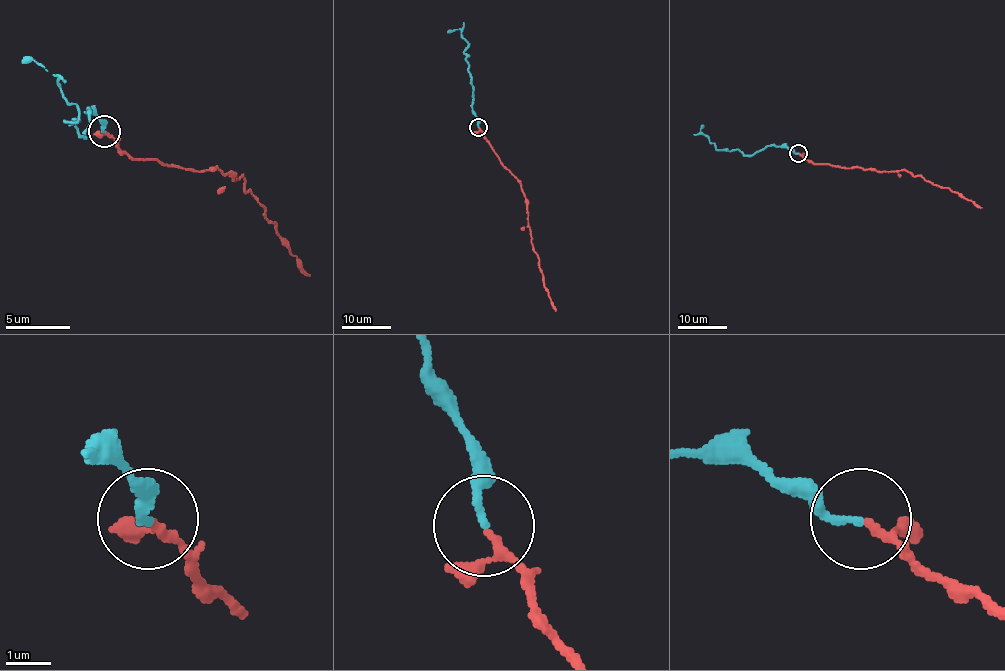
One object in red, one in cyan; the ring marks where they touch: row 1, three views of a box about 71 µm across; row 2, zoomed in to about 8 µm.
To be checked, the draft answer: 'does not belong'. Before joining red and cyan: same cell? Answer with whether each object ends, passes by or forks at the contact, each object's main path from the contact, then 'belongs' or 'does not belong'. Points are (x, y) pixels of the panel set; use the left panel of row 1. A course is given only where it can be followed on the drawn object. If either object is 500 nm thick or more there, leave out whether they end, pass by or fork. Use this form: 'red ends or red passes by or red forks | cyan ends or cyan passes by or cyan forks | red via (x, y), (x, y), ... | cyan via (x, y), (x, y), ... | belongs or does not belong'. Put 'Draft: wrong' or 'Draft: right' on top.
Draft: wrong
red passes by | cyan ends | red via (105, 132), (131, 158), (195, 171), (218, 167), (234, 180), (241, 174), (244, 190), (263, 206), (309, 274) | cyan via (105, 132), (89, 109), (85, 135), (79, 119), (69, 125), (79, 109), (53, 73), (21, 64) | belongs

